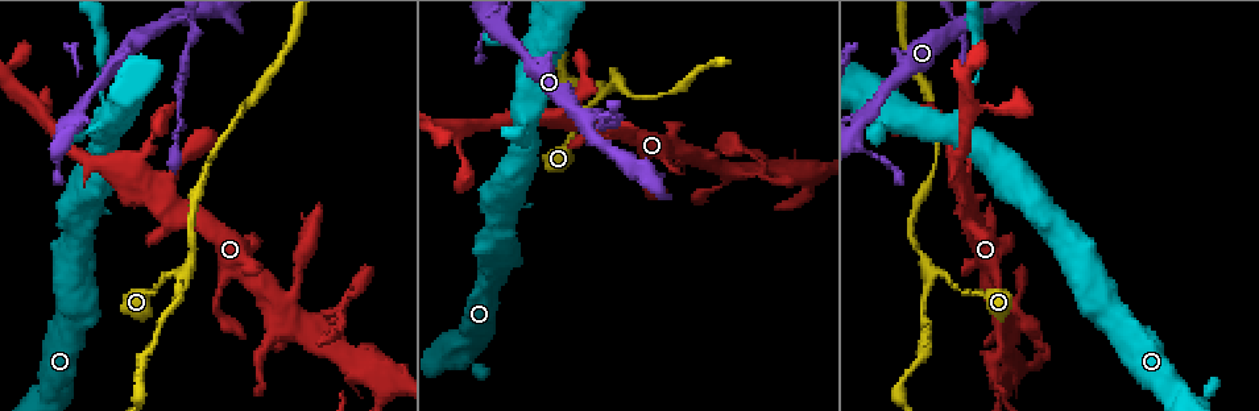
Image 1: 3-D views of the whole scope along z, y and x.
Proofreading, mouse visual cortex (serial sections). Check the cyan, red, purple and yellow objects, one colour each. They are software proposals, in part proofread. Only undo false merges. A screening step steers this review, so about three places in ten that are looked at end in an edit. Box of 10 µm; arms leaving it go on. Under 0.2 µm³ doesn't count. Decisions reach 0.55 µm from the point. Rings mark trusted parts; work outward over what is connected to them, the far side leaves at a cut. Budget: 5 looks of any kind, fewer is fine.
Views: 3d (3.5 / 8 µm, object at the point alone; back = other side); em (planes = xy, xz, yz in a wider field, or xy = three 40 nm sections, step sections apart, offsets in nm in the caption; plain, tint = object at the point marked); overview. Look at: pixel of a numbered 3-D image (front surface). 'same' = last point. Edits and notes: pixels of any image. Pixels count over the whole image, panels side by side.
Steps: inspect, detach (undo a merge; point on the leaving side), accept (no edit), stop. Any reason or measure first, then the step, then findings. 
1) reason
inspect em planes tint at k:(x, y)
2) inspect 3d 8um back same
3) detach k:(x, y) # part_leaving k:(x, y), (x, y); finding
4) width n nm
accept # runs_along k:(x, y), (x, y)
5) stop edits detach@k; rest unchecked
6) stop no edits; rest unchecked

four arms meet
inspect 3d 3.5um at 1:(787, 168)

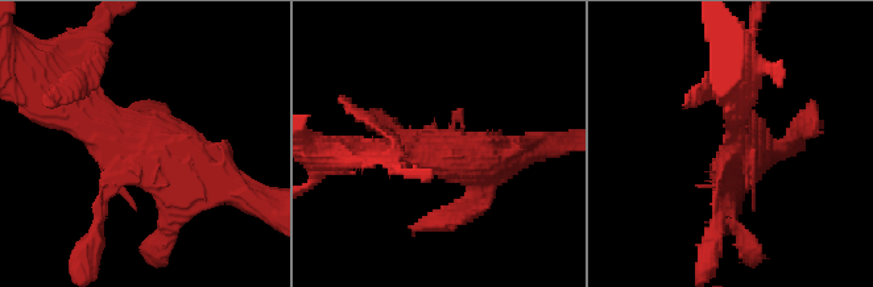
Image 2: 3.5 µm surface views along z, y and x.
inspect em planes tint at 2:(140, 149)

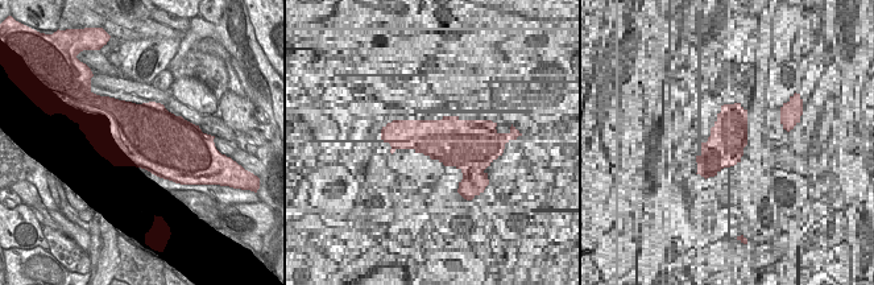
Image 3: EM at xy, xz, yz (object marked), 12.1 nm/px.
accept # runs_along 2:(82, 116), (232, 184); continuous, no second cell

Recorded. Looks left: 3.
arms part here
inspect 3d 8um at 1:(600, 96)

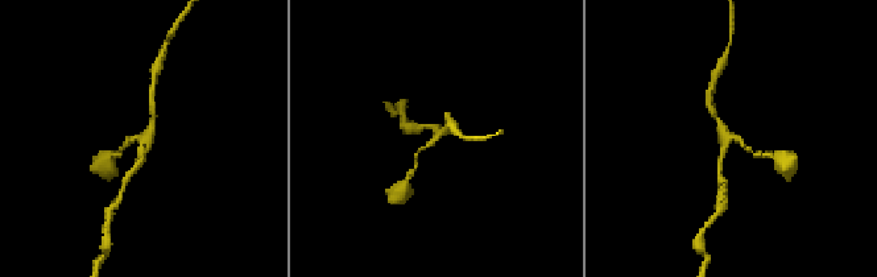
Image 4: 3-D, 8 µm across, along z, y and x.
closer look
inspect 3d 3.5um same

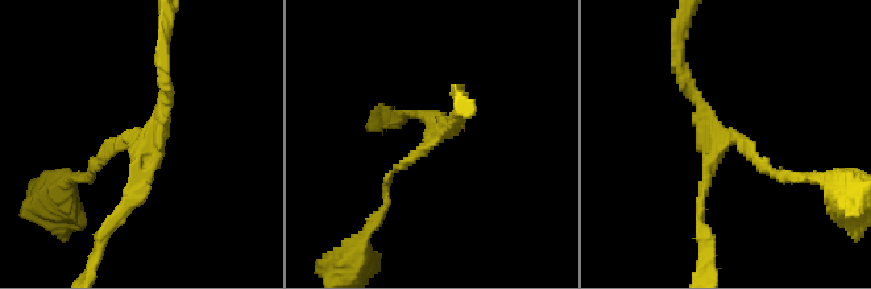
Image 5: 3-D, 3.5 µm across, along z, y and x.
need the tissue
inspect em xy step 2 tint at 5:(136, 139)

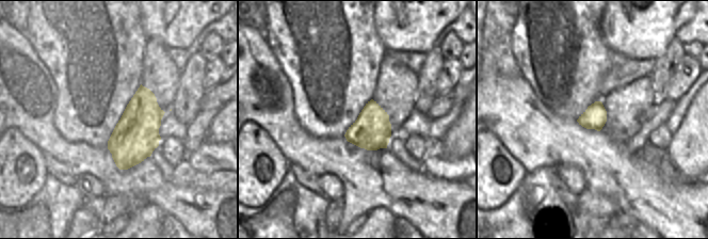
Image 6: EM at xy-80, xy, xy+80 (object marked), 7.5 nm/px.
accept # runs_along 5:(782, 177), (721, 141), (683, 81); continuous, no second cell

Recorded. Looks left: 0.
stop no edits; rest unchecked

